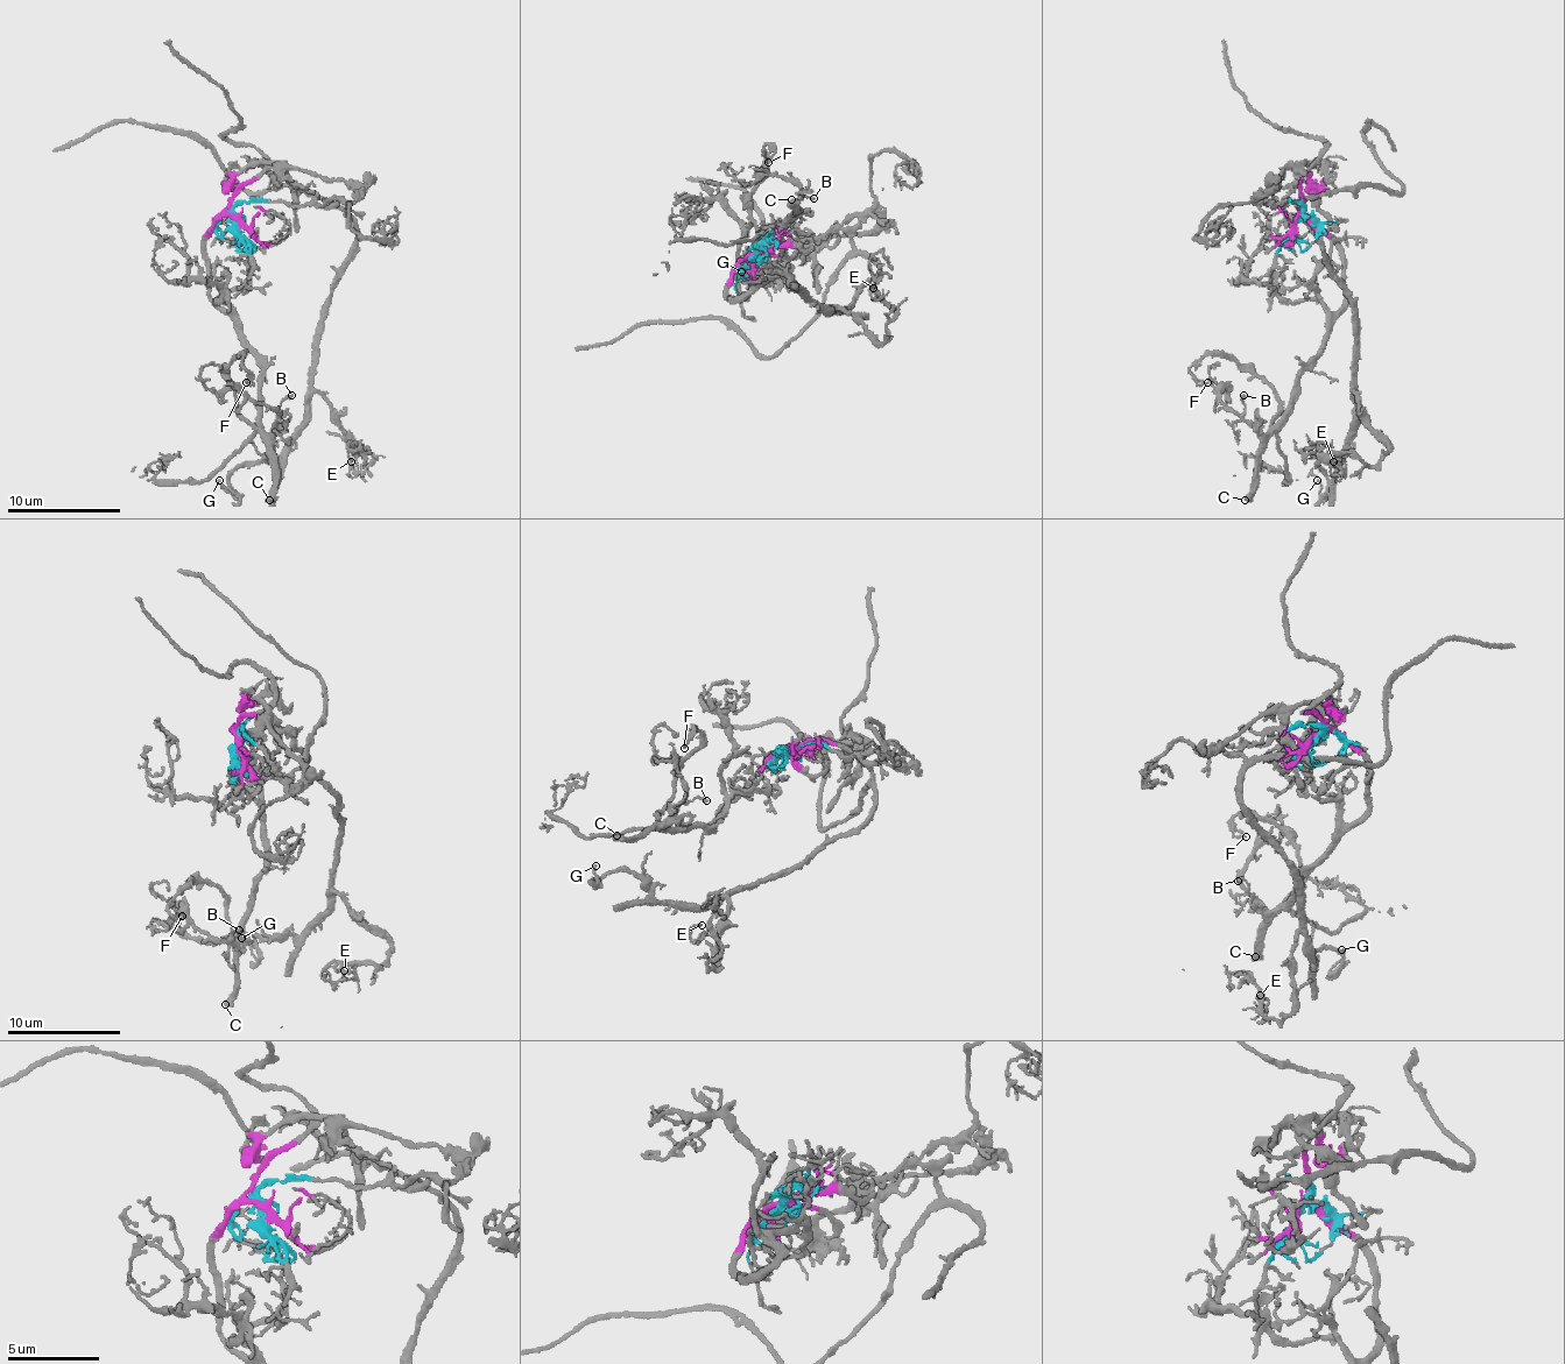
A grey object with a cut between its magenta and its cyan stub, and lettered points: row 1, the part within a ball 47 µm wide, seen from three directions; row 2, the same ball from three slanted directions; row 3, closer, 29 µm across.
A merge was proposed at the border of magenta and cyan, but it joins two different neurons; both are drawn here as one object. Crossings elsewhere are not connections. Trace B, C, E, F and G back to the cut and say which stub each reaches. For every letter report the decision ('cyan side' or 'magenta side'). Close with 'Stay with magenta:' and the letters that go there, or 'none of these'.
B: magenta side
C: magenta side
E: cyan side
F: magenta side
G: cyan side
Stay with magenta: B, C, F

